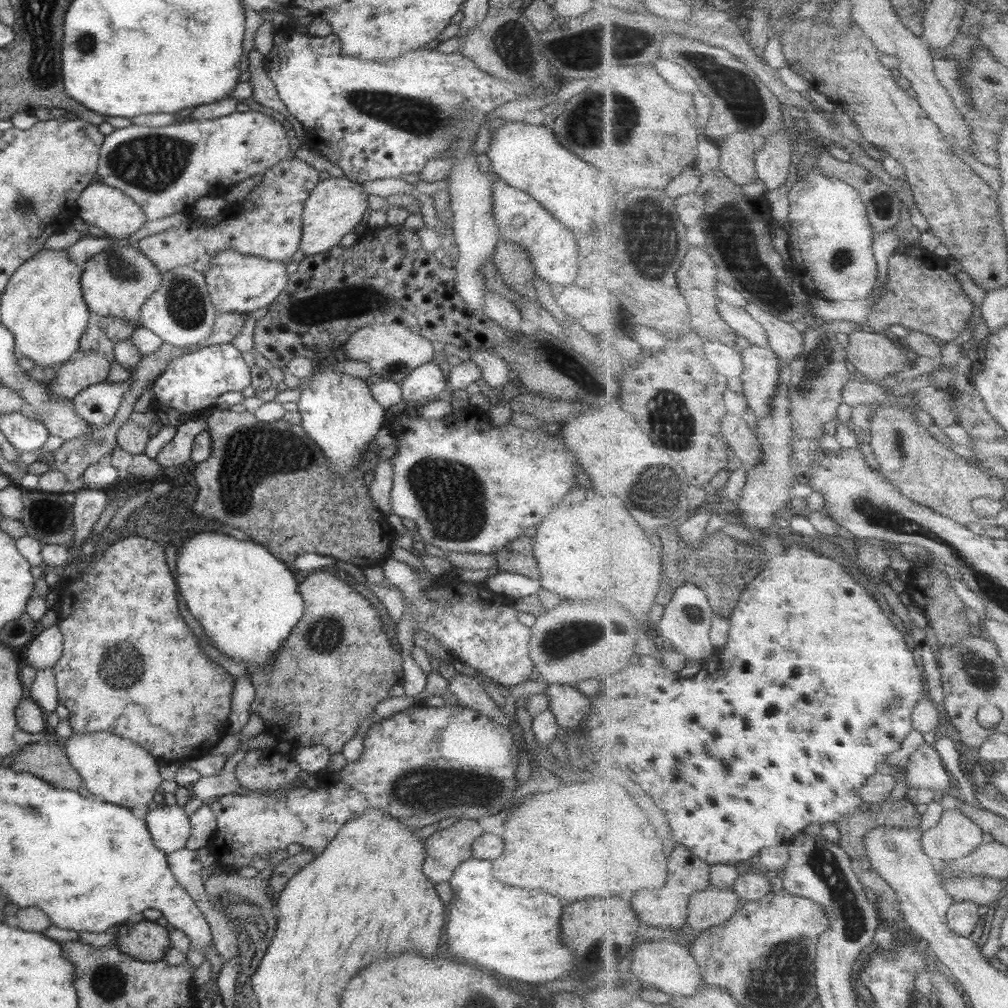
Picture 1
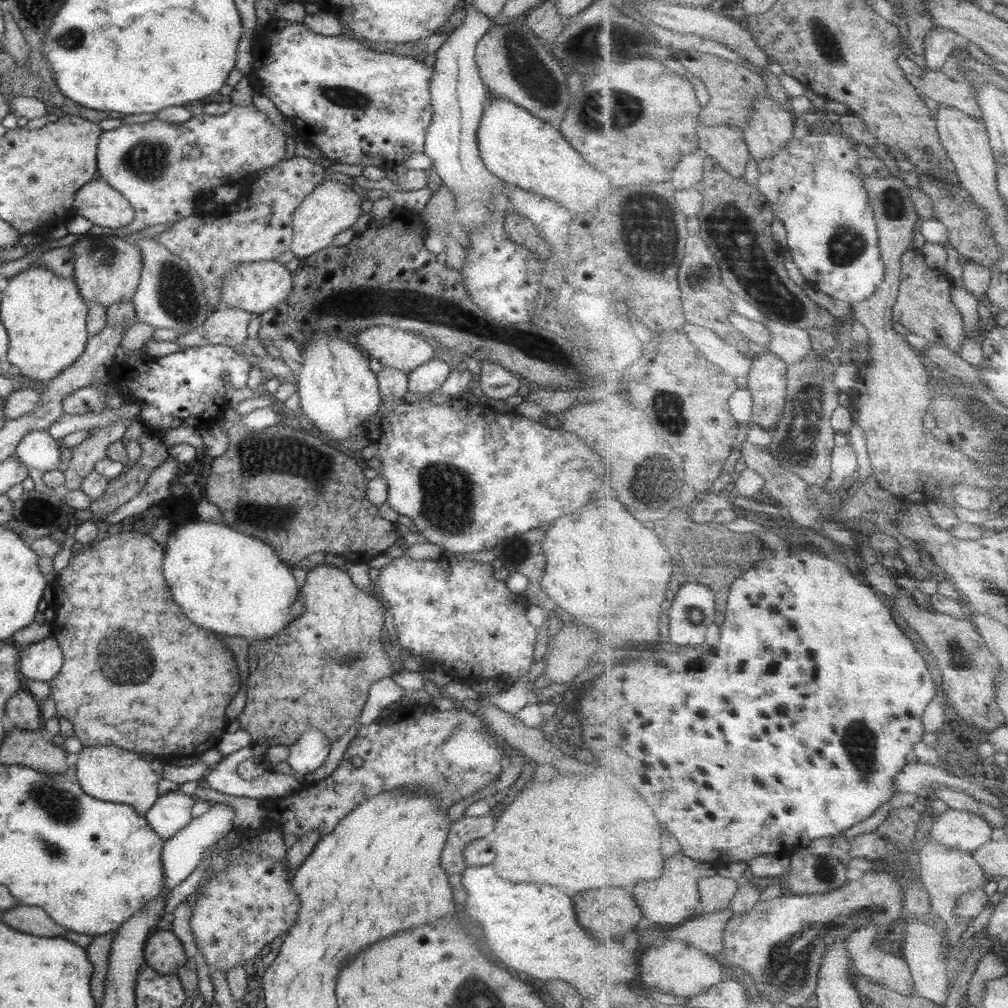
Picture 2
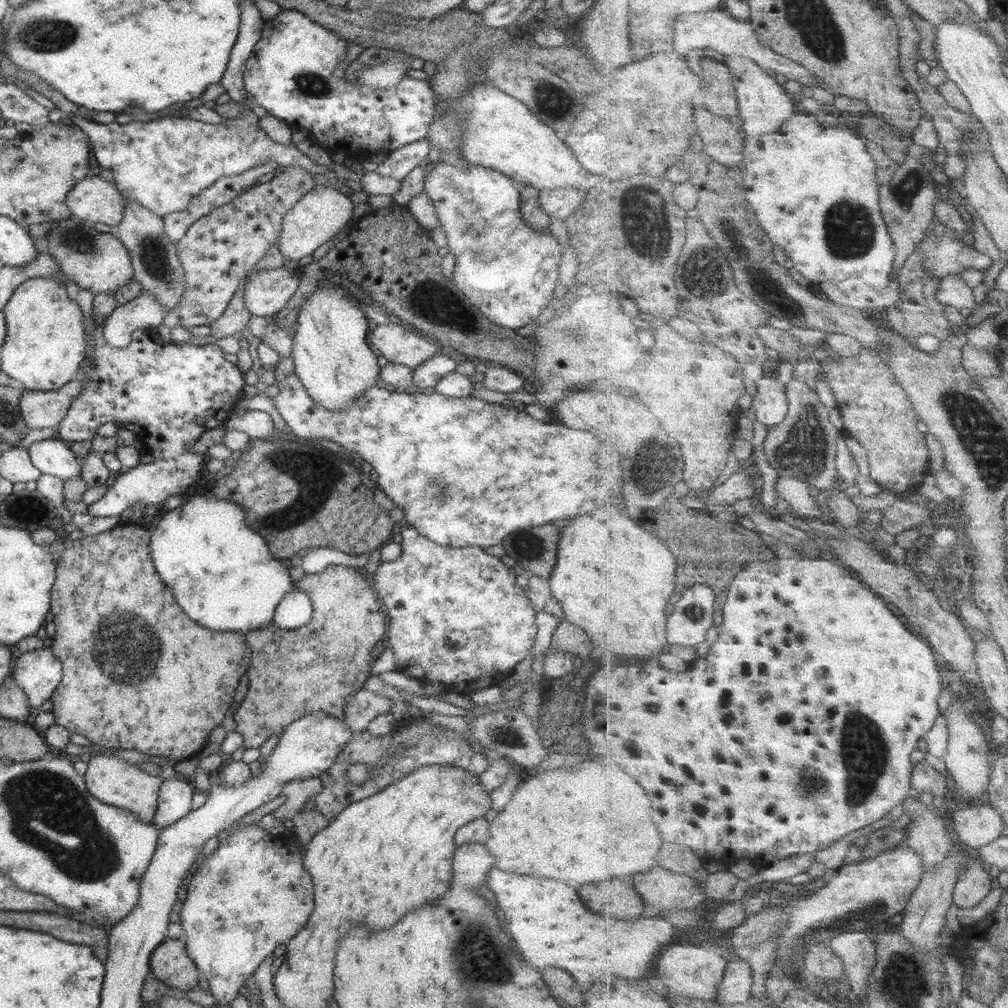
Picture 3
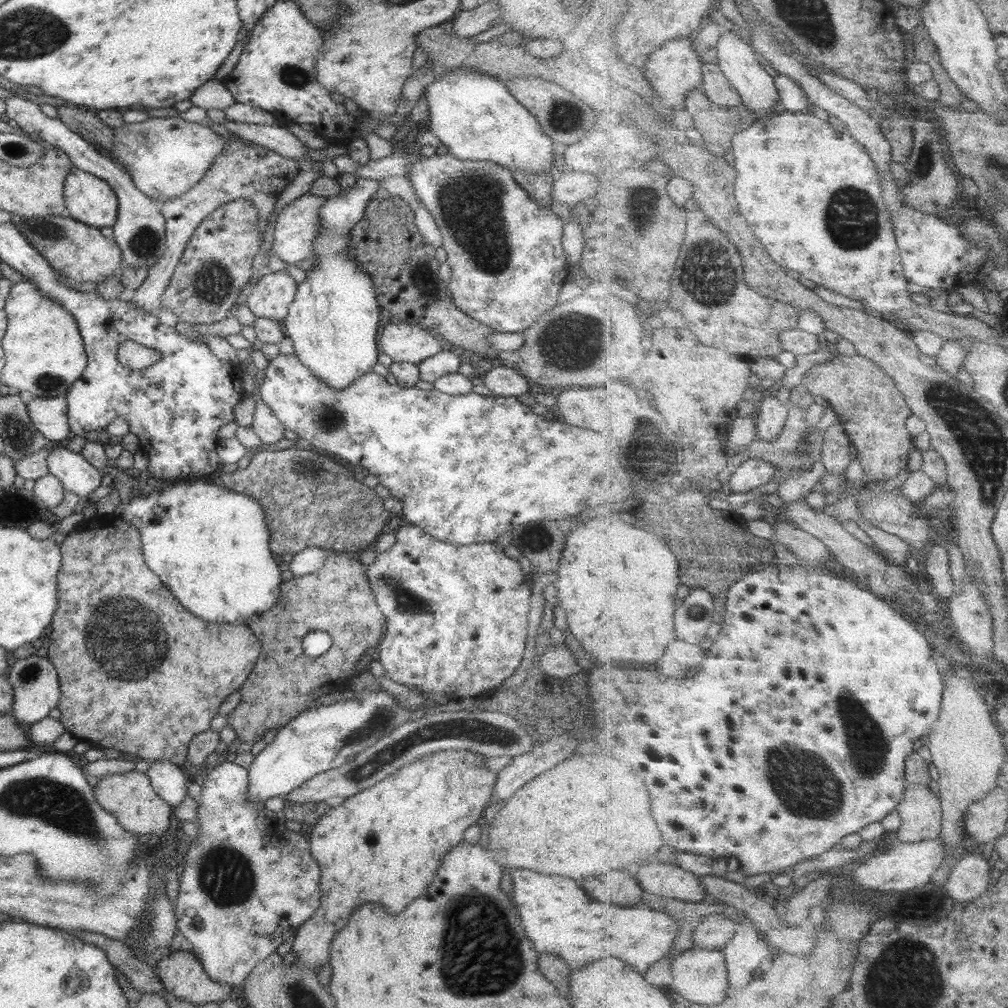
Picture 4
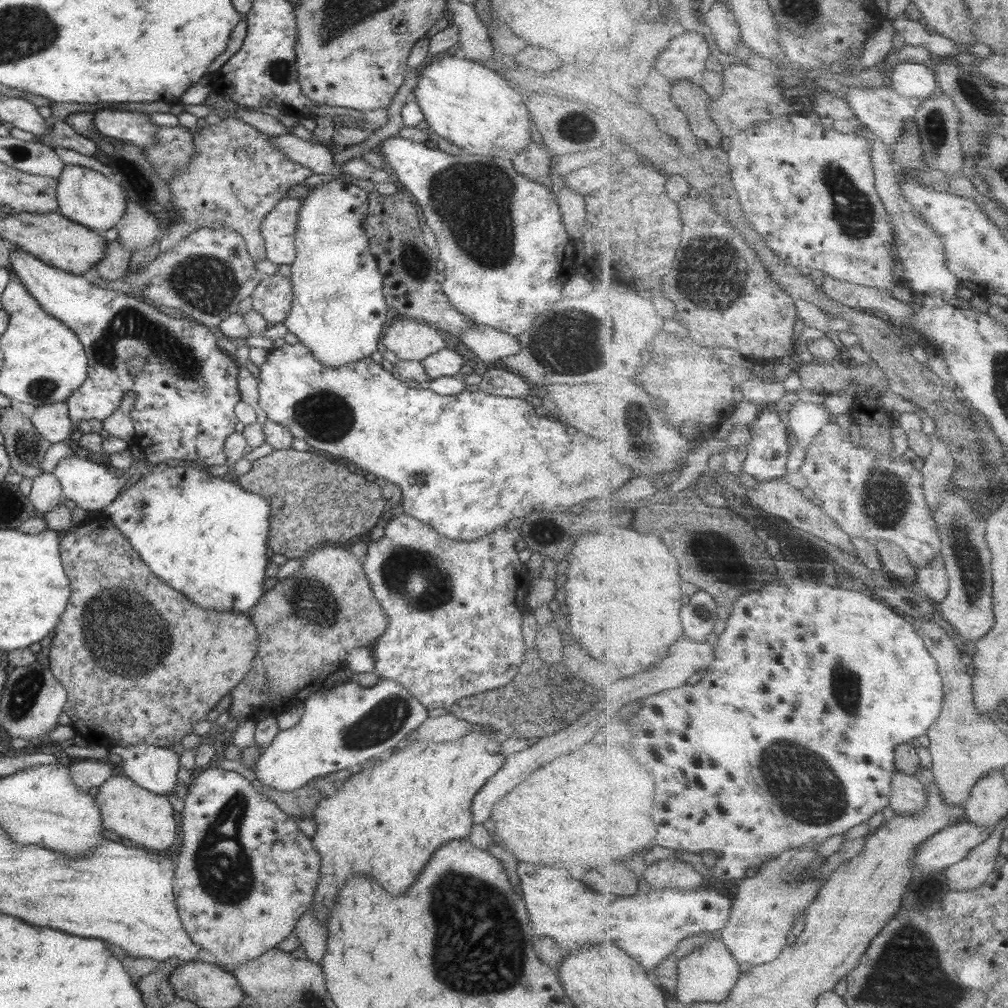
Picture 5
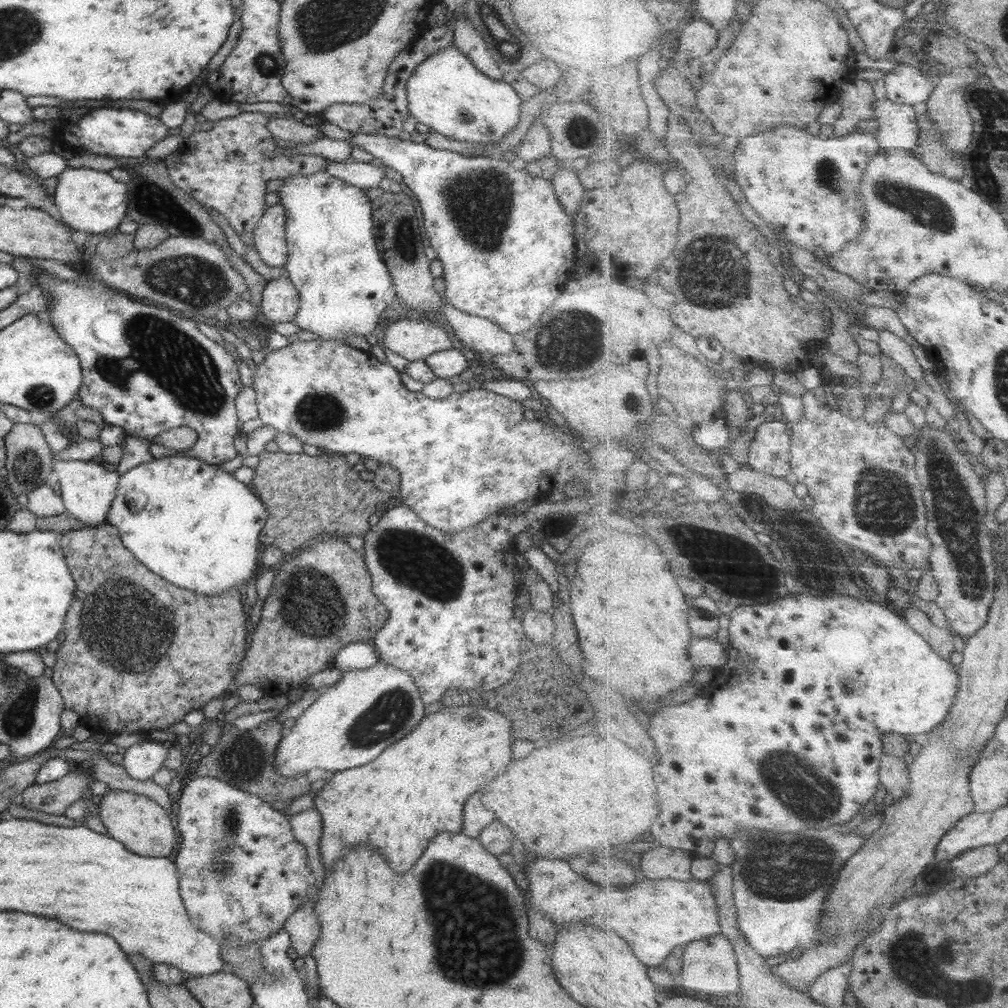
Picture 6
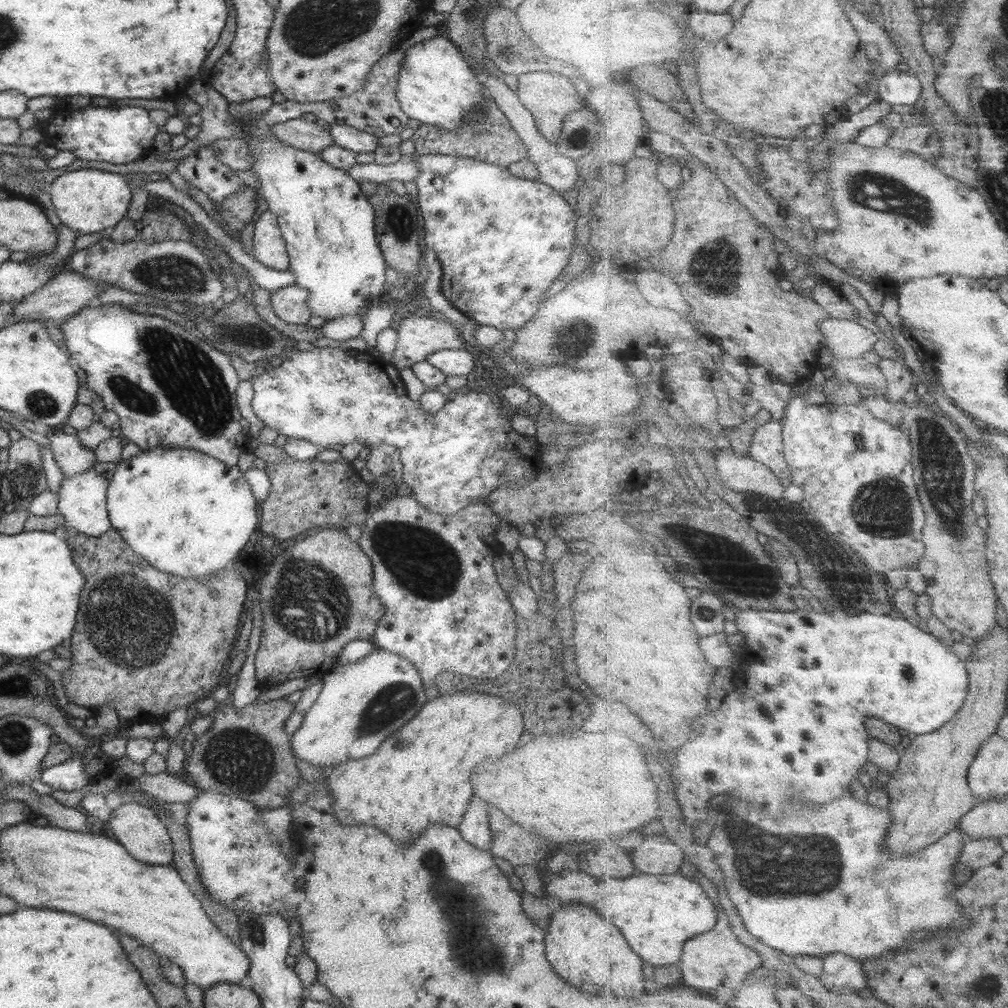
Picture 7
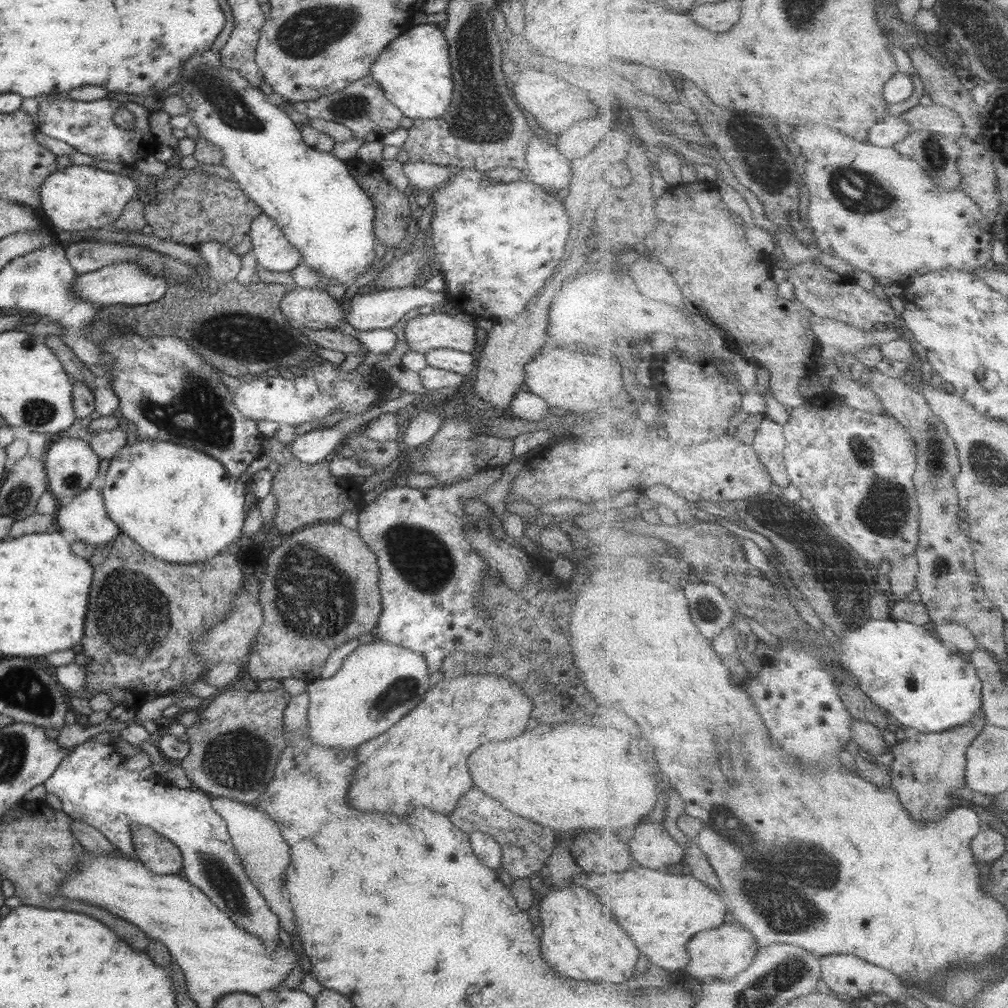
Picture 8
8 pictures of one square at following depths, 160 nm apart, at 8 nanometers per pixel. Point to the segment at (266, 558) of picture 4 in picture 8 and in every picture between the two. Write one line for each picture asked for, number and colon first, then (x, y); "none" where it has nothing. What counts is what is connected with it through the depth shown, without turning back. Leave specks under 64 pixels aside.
5: (204, 536)
6: (194, 525)
7: (184, 512)
8: (178, 504)

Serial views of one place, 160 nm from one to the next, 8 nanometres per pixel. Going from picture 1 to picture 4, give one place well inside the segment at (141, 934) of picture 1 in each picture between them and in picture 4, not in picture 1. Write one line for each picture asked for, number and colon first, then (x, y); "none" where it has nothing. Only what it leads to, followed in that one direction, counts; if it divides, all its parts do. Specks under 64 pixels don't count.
2: (162, 952)
3: (169, 963)
4: (180, 973)

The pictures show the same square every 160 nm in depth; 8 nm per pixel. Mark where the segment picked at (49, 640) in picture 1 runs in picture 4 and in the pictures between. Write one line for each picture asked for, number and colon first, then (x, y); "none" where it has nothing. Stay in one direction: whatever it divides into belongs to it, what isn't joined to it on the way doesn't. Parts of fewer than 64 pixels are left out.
2: (40, 661)
3: (36, 673)
4: (33, 680)

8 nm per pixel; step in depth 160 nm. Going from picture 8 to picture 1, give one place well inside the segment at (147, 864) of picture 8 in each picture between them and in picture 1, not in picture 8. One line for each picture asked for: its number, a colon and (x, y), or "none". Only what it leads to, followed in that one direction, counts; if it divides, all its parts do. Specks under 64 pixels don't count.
1: (123, 774)
2: (110, 773)
3: (109, 779)
4: (129, 797)
5: (132, 812)
6: (142, 826)
7: (137, 829)

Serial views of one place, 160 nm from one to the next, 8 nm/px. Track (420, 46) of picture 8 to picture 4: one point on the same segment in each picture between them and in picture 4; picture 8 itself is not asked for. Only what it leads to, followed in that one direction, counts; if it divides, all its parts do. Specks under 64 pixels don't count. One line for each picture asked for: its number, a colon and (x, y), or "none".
4: (473, 115)
5: (470, 106)
6: (445, 92)
7: (436, 86)

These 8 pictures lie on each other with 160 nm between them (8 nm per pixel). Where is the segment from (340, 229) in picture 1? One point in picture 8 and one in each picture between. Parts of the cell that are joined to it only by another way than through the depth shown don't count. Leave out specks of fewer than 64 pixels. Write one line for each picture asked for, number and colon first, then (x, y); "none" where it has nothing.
2: (331, 207)
3: (319, 215)
4: (295, 229)
5: (277, 230)
6: (269, 235)
7: (269, 249)
8: (272, 252)

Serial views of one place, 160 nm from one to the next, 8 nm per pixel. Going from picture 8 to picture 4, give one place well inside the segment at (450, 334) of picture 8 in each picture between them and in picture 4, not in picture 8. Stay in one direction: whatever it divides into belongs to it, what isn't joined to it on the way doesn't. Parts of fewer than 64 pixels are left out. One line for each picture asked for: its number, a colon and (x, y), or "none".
4: (400, 342)
5: (415, 341)
6: (413, 339)
7: (416, 338)

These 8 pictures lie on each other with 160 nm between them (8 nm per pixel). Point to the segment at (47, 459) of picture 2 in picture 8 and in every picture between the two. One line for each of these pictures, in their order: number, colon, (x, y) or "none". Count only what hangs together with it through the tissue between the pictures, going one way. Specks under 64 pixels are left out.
3: (49, 456)
4: (74, 473)
5: (90, 486)
6: (86, 489)
7: (81, 501)
8: (83, 517)

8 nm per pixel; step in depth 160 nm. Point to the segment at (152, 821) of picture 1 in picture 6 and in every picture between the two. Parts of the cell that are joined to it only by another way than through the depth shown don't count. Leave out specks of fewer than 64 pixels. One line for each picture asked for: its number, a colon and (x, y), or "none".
2: (170, 813)
3: (174, 798)
4: (167, 779)
5: (154, 768)
6: (140, 761)

